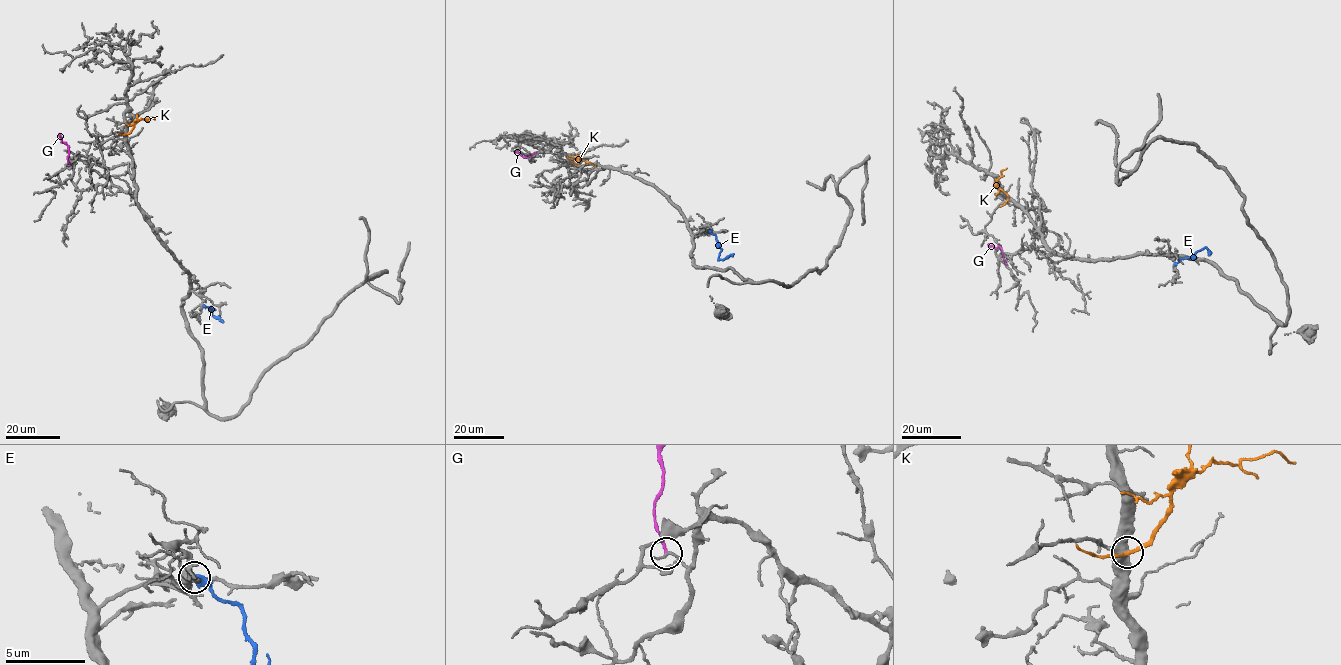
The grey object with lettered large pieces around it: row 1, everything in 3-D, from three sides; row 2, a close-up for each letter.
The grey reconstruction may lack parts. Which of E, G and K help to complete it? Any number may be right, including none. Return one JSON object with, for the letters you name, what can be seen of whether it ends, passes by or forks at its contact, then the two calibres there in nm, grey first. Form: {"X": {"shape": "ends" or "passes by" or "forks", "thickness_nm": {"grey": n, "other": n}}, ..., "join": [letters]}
{"join": []}

